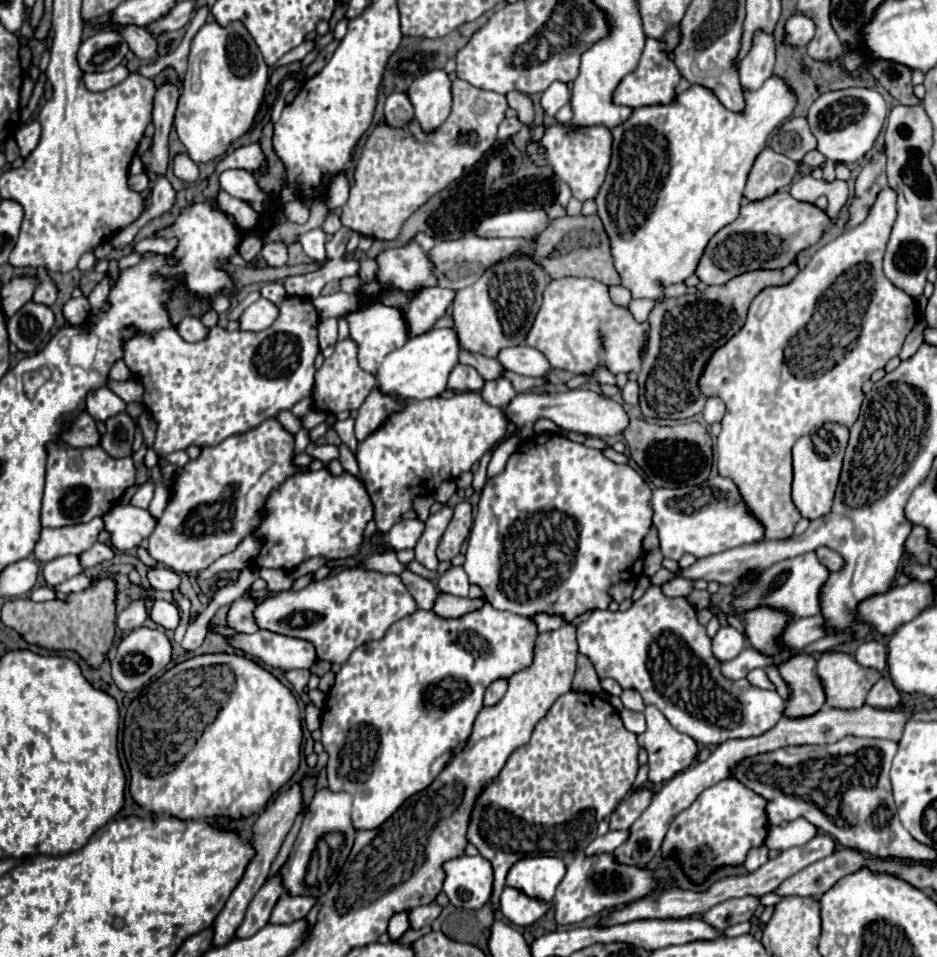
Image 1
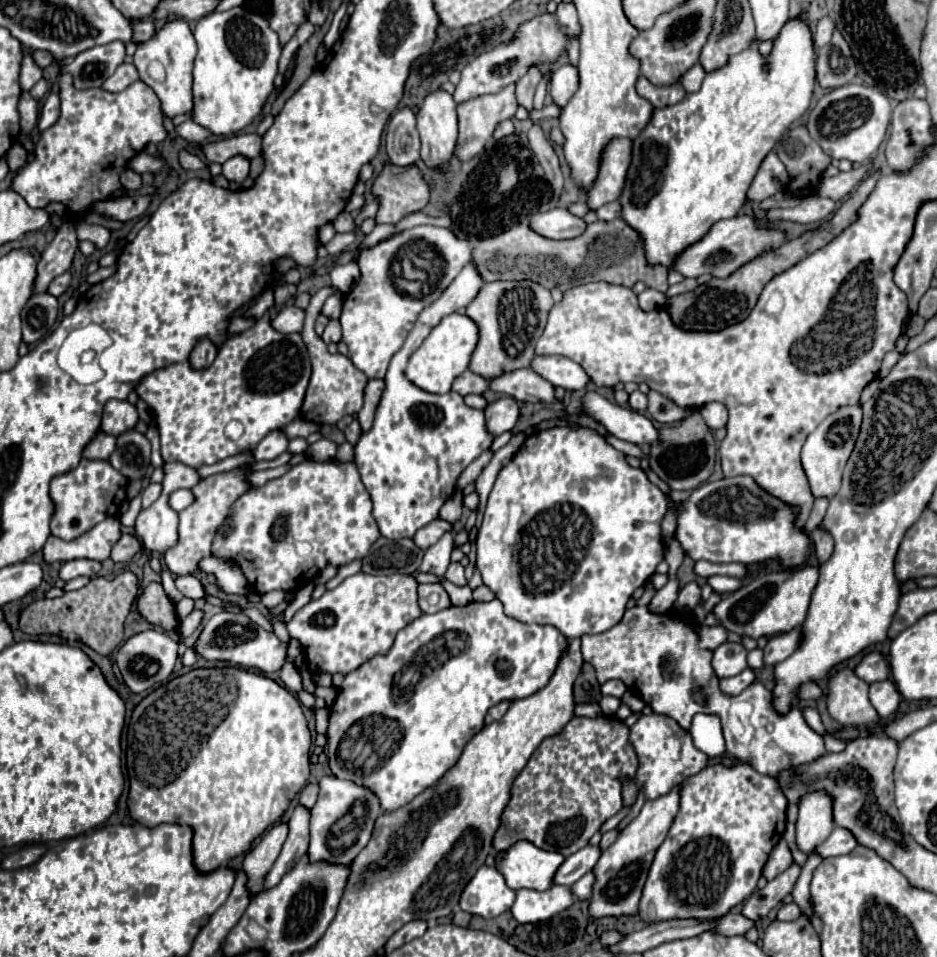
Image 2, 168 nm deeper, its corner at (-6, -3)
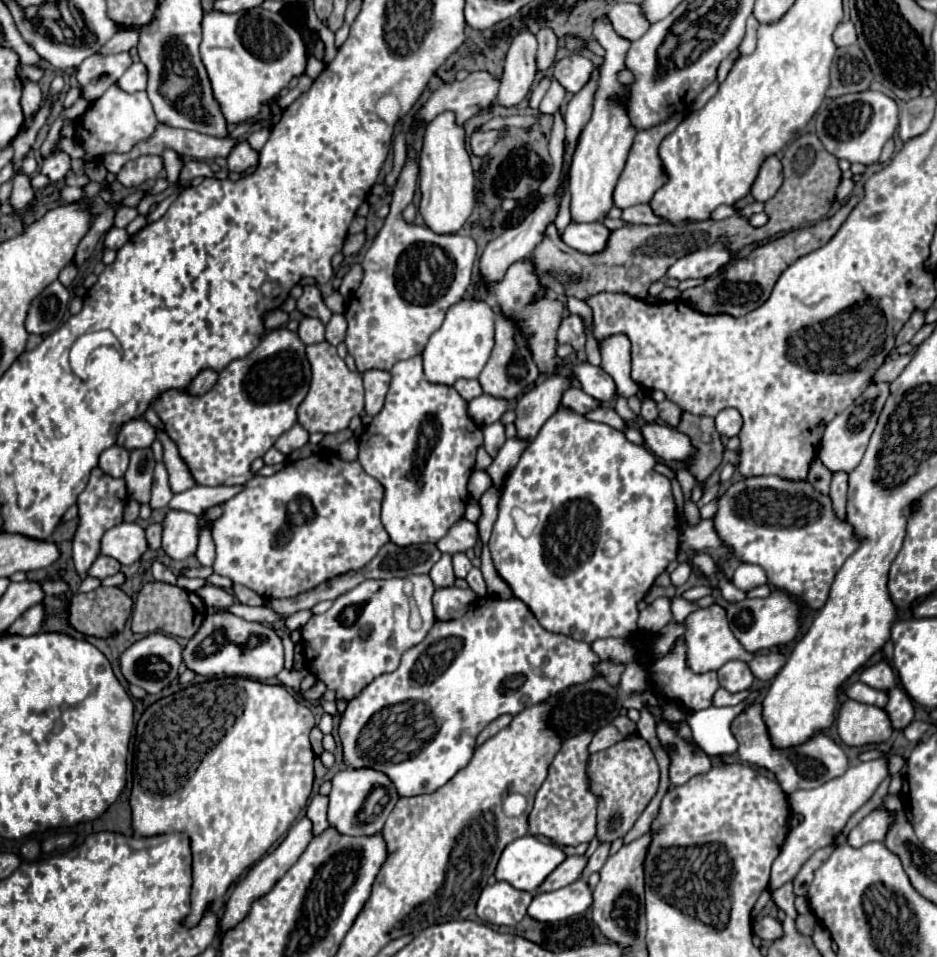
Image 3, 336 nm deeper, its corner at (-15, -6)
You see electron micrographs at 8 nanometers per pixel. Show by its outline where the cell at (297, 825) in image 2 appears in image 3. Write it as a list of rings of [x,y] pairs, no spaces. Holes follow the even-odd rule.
[[[313,796],[309,806],[307,806],[307,814],[305,814],[311,822],[313,822],[313,836],[323,834],[329,828],[327,822],[327,798],[325,796]]]

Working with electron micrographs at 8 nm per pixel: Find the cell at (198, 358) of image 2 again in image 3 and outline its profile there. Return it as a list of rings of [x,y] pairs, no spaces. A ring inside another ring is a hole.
[[[207,368],[195,376],[195,380],[189,384],[187,390],[191,390],[191,394],[205,394],[215,382],[217,382],[217,372]]]

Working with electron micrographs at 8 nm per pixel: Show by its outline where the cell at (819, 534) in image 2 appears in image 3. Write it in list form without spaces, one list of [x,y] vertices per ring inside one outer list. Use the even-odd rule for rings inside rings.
[[[835,474],[831,482],[831,502],[833,512],[839,520],[845,518],[845,502],[847,502],[847,474]]]

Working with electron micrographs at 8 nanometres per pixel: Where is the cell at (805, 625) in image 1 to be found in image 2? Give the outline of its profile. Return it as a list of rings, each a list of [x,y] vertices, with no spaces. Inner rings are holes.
[[[798,629],[770,637],[768,645],[764,647],[764,665],[772,667],[772,665],[784,661],[786,657],[790,657],[796,651],[798,643],[800,643],[800,631]]]

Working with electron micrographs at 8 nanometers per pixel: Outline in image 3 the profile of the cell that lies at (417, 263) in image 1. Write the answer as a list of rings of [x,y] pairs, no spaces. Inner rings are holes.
[[[409,148],[407,162],[403,166],[399,182],[393,190],[389,216],[385,218],[383,228],[379,230],[375,242],[371,244],[371,248],[367,250],[367,254],[361,262],[363,270],[365,270],[363,282],[361,282],[359,290],[355,292],[355,300],[353,300],[351,308],[345,310],[345,318],[349,324],[345,344],[347,344],[349,354],[355,358],[359,372],[391,370],[395,362],[419,354],[423,350],[423,346],[427,344],[427,338],[443,324],[447,310],[465,296],[465,290],[471,284],[473,264],[477,260],[477,244],[473,238],[461,236],[461,234],[437,234],[427,226],[407,224],[403,220],[401,212],[413,200],[417,176],[419,176],[417,150]]]

